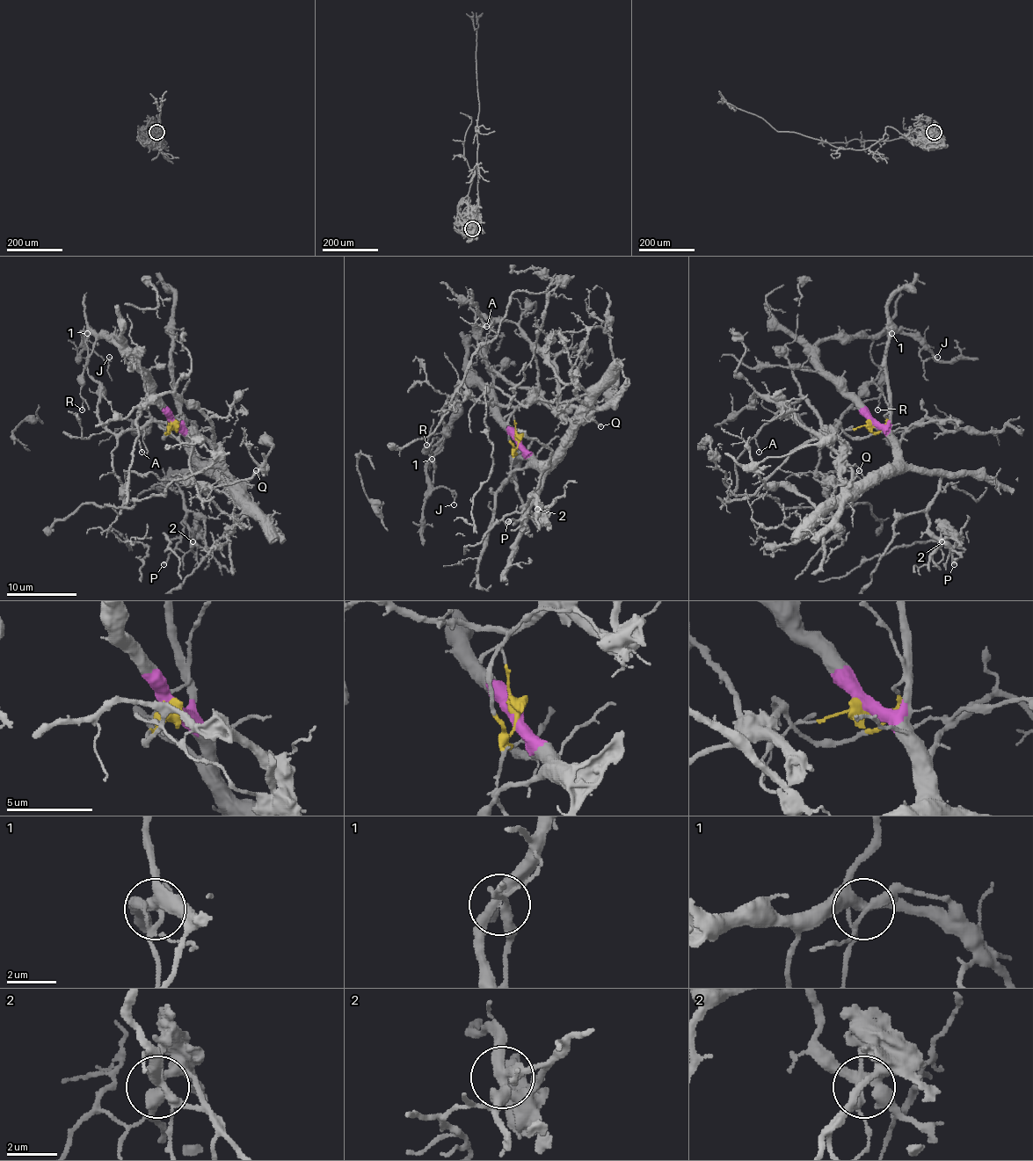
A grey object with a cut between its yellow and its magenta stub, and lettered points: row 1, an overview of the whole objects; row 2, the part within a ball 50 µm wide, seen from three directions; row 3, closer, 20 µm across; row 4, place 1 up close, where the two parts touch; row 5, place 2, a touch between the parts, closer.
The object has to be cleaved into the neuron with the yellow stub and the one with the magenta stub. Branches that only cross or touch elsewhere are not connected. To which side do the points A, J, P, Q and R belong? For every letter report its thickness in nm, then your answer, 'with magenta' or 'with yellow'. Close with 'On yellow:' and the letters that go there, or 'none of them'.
A: calibre 80 nm; with yellow
J: calibre 110 nm; with magenta
P: calibre 240 nm; with magenta
Q: calibre 140 nm; with yellow
R: calibre 130 nm; with magenta
On yellow: A, Q

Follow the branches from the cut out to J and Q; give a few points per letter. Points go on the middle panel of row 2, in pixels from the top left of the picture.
J: (518, 439), (492, 398), (478, 386), (464, 382), (443, 446), (427, 465), (429, 488), (445, 486), (454, 504)
Q: (518, 439), (512, 410), (527, 398), (544, 398), (553, 407), (578, 407), (600, 426)

